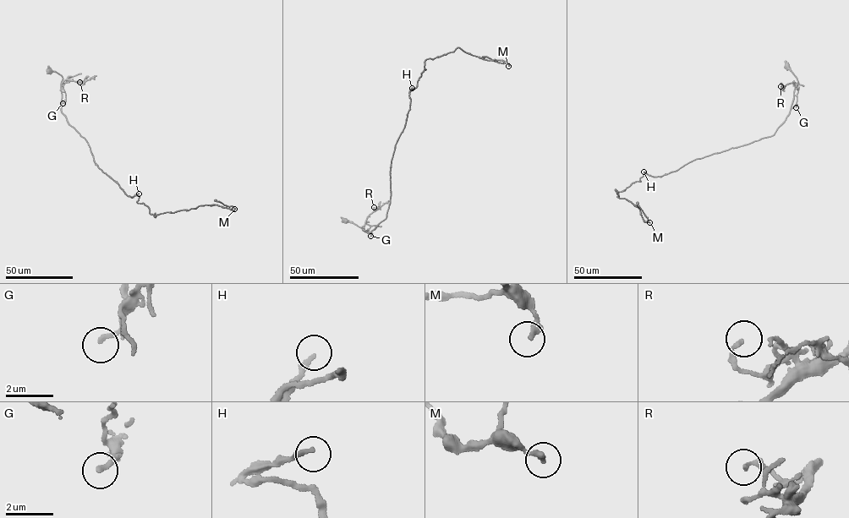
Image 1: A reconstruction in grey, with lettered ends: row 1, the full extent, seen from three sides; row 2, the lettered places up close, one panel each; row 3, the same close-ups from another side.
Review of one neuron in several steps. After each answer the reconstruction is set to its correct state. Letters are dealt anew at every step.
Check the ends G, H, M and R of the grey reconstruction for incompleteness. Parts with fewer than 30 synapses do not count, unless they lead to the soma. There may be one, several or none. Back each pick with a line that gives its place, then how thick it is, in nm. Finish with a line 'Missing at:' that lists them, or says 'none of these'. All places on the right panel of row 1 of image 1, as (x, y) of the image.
H: place (643, 171); calibre 180 nm
Missing at: H

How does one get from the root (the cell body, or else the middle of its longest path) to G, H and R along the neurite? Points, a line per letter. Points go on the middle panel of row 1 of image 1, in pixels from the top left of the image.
G: (345, 220), (352, 221), (371, 233), (370, 236)
H: (345, 220), (352, 221), (368, 233), (386, 218), (390, 203), (391, 160), (405, 124), (412, 88)
R: (345, 220), (352, 221), (364, 230), (366, 218), (375, 209), (374, 207)

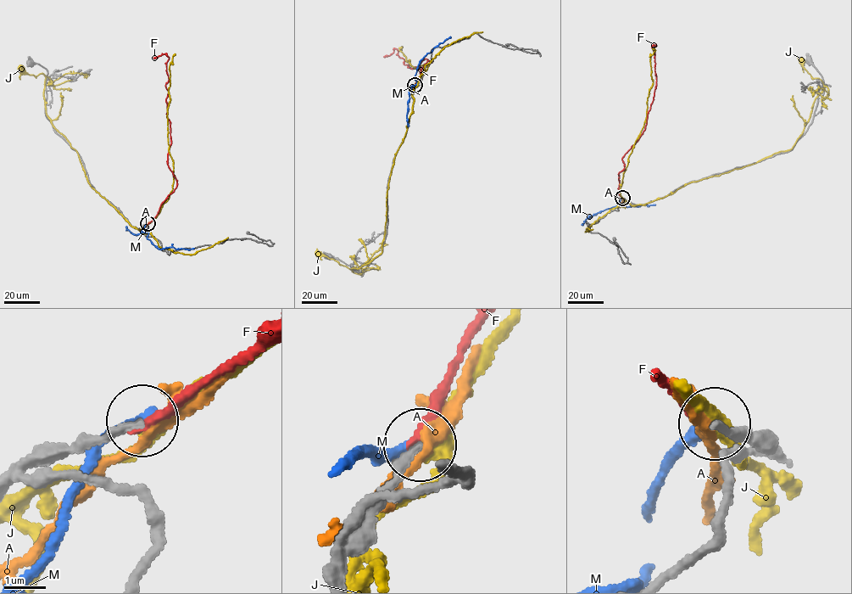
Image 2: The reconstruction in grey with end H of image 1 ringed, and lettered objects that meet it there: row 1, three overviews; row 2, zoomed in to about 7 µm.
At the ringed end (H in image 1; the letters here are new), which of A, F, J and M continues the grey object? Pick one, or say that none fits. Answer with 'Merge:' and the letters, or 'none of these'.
Merge: none of these

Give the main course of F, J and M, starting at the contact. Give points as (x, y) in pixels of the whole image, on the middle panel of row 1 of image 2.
F: (414, 85), (423, 66), (431, 61), (425, 58), (420, 70), (404, 64), (395, 48), (383, 57)
J: (414, 85), (412, 113), (389, 178), (381, 253), (366, 264), (351, 268), (352, 271), (319, 254)
M: (414, 85), (417, 84), (414, 75), (419, 61), (451, 36)

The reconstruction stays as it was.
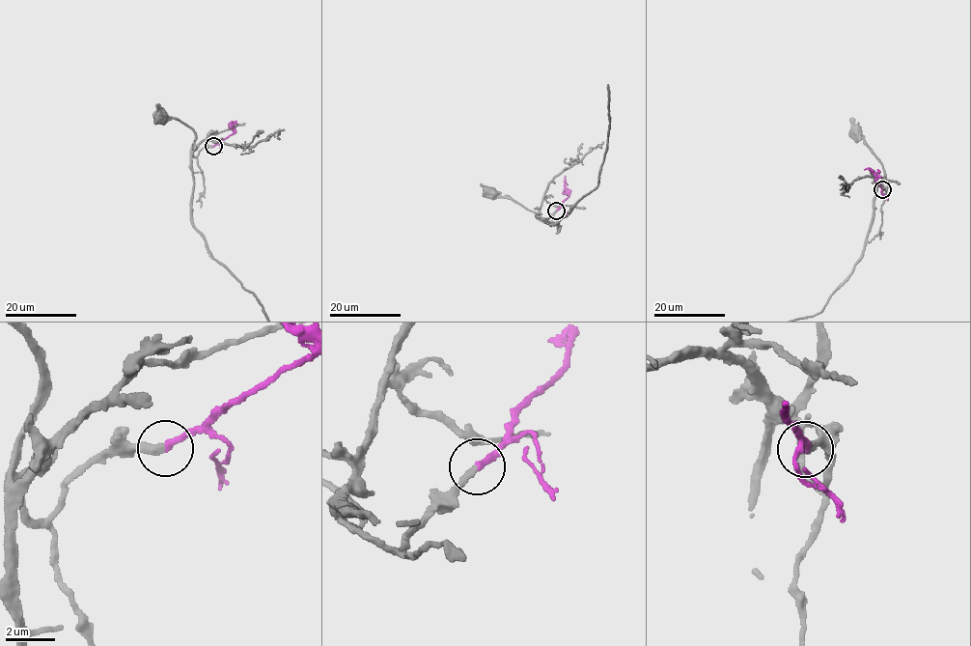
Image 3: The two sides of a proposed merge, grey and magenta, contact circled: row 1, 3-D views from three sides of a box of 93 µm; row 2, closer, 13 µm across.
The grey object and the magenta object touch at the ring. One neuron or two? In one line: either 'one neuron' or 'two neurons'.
one neuron

